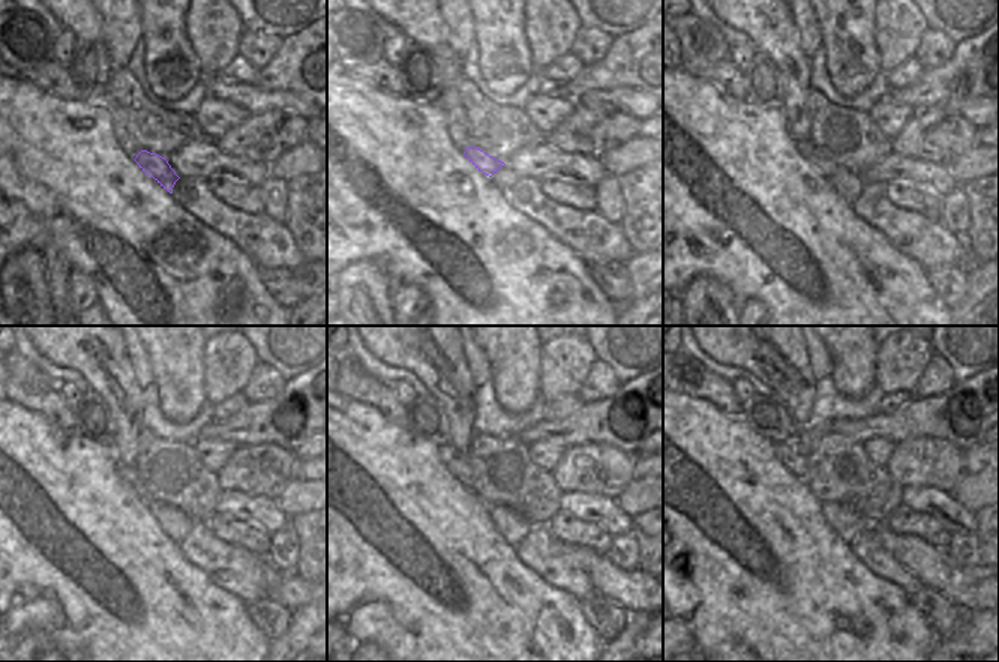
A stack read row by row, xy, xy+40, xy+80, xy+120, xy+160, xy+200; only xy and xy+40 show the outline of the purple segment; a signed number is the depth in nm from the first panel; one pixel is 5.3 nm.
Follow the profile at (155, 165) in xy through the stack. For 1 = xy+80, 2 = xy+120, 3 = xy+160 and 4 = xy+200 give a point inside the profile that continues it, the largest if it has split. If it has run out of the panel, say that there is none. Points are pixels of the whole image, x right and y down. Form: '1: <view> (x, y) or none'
1: xy+80 (824, 167)
2: xy+120 (128, 473)
3: xy+160 (456, 463)
4: xy+200 (786, 452)

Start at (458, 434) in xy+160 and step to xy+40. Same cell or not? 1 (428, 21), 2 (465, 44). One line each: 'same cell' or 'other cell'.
1: same cell
2: other cell

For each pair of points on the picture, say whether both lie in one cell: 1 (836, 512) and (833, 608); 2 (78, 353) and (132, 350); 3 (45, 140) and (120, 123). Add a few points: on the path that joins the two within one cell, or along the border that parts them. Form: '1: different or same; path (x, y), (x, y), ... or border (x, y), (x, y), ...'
1: different; border (819, 505), (825, 521), (846, 544)
2: different; border (123, 341), (132, 376), (138, 383)
3: different; border (99, 102), (111, 113), (111, 132), (129, 156)

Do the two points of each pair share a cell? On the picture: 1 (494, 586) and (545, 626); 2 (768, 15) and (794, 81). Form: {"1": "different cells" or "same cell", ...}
{"1": "same cell", "2": "same cell"}

